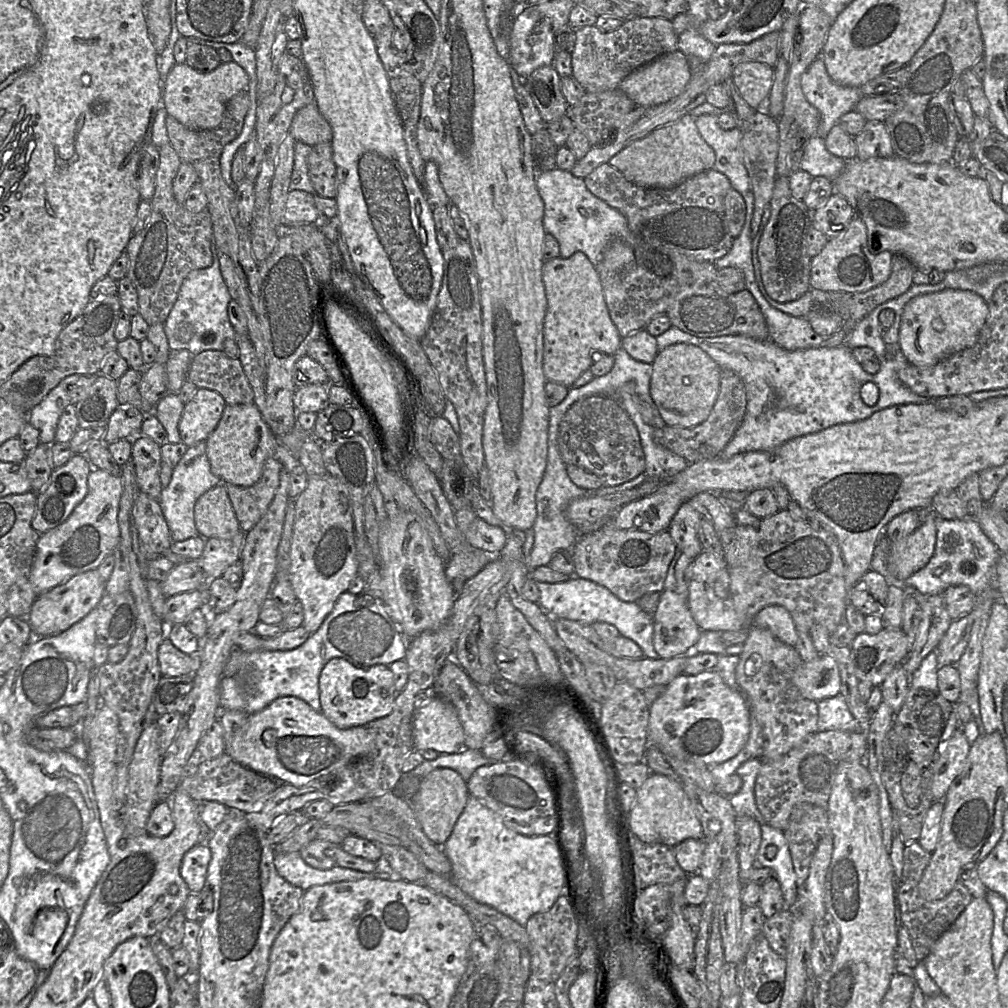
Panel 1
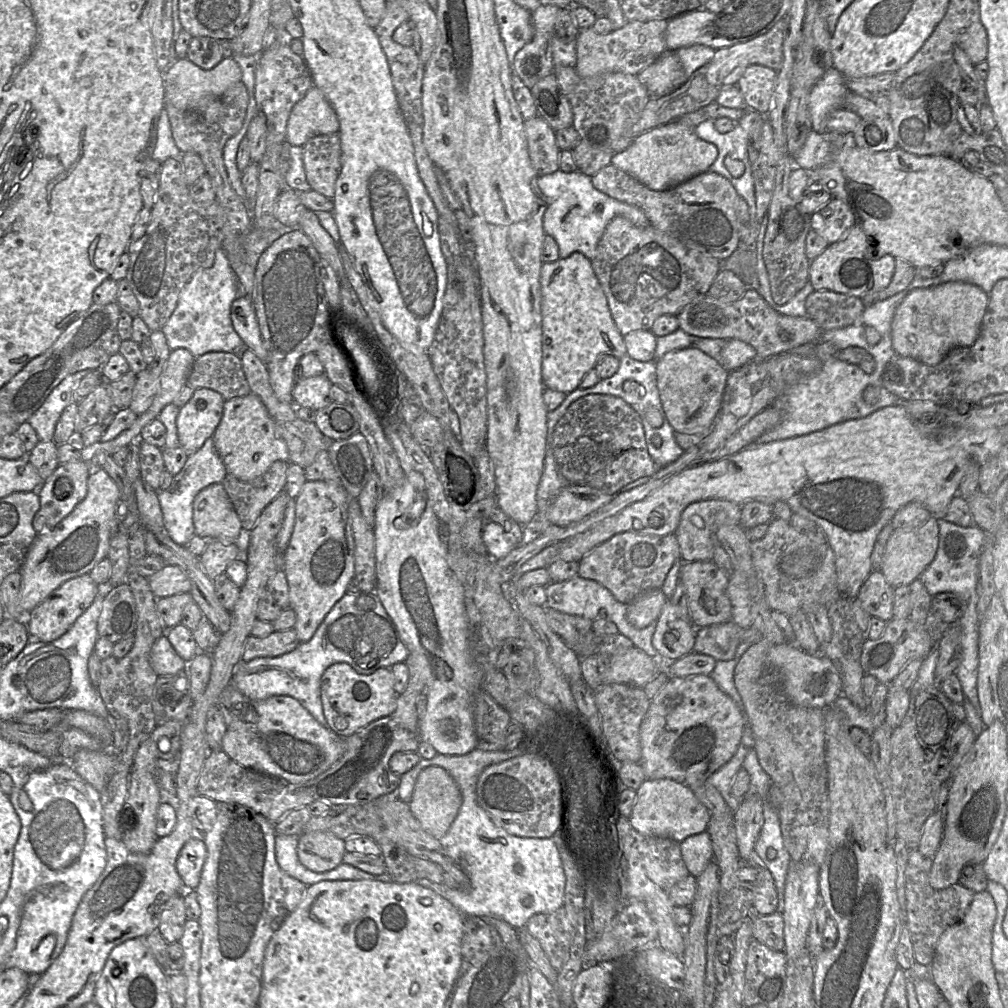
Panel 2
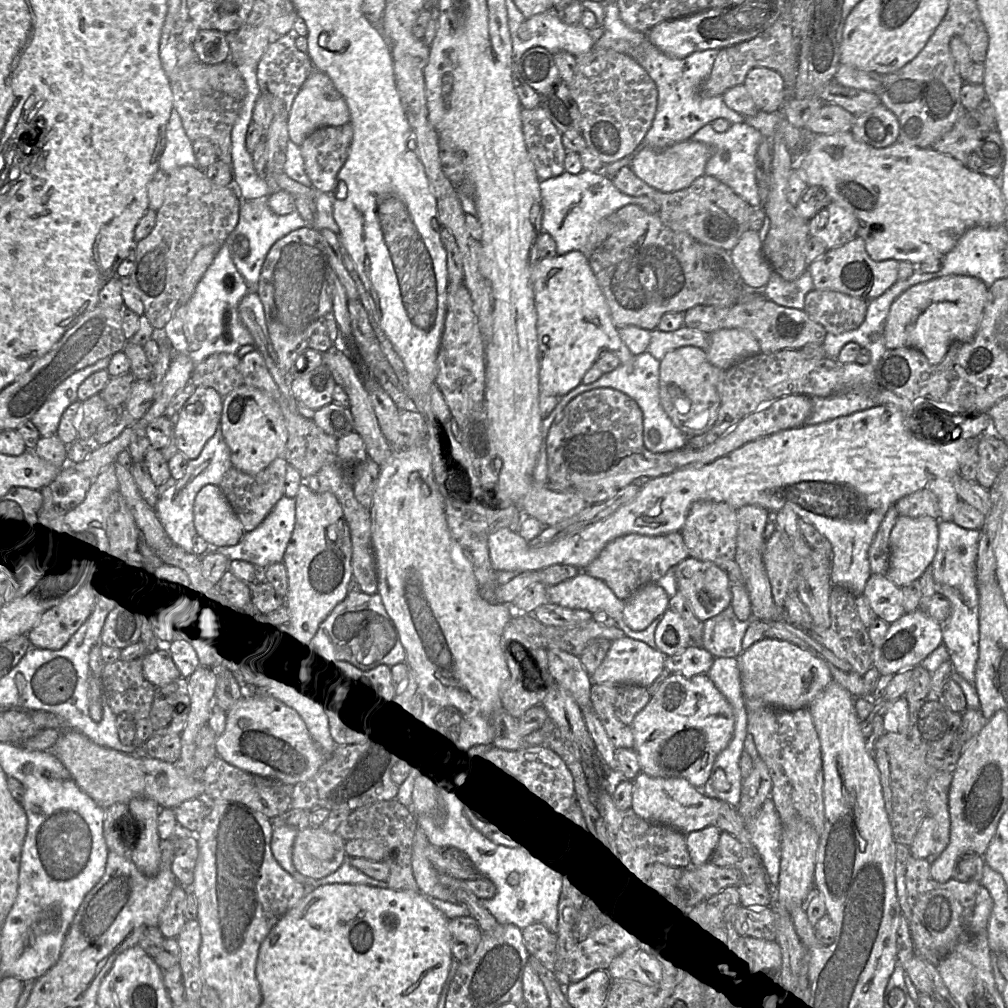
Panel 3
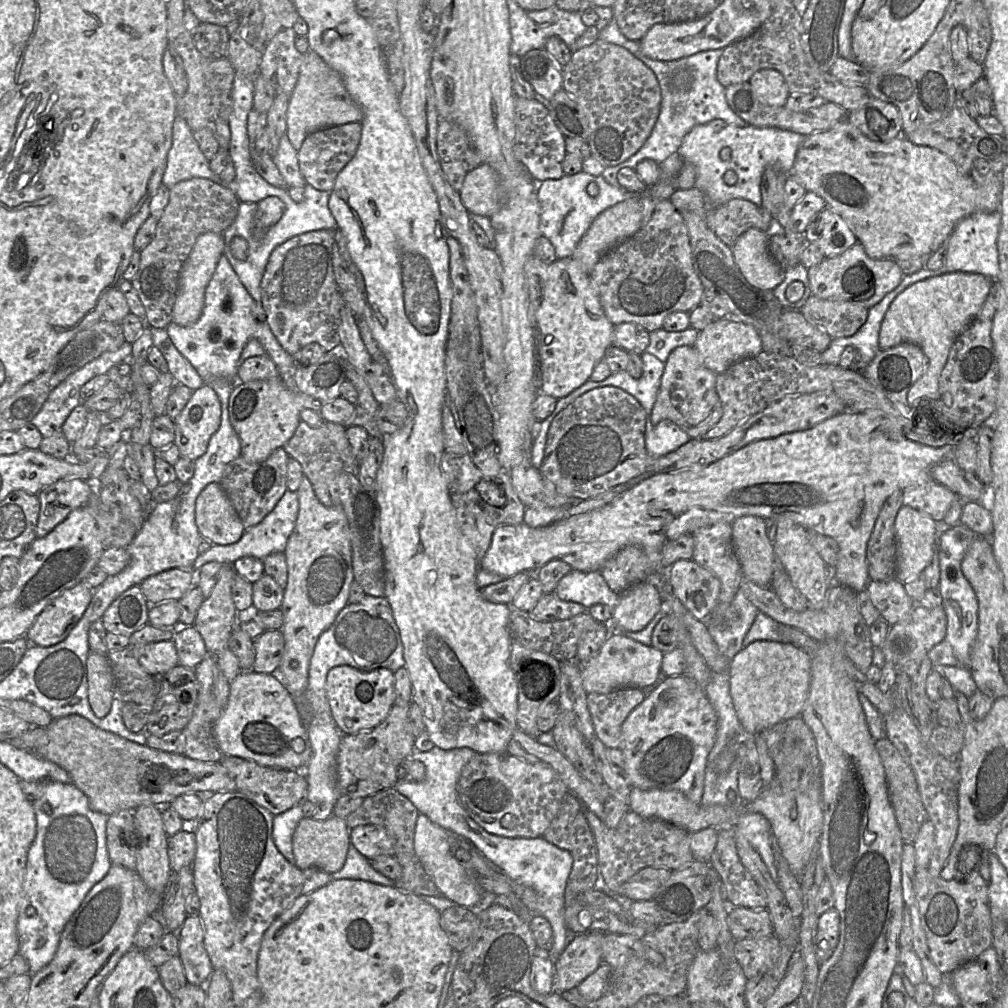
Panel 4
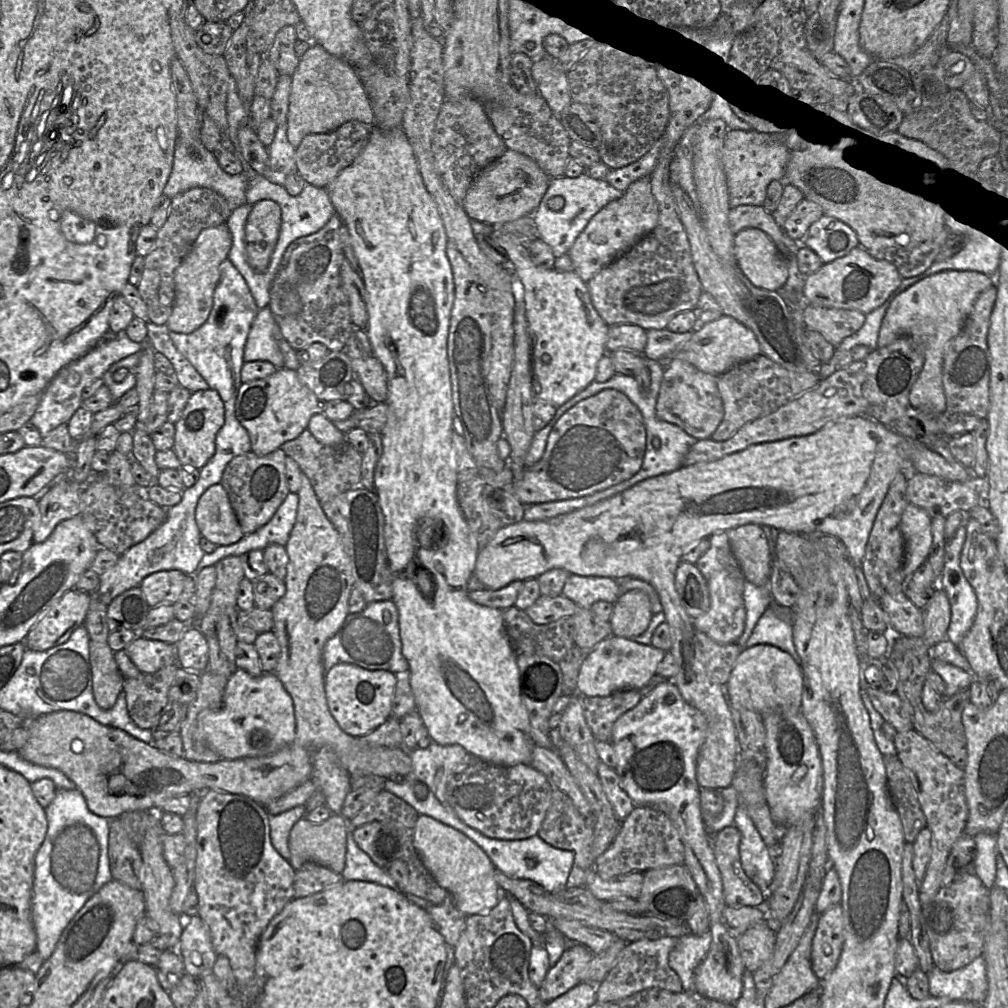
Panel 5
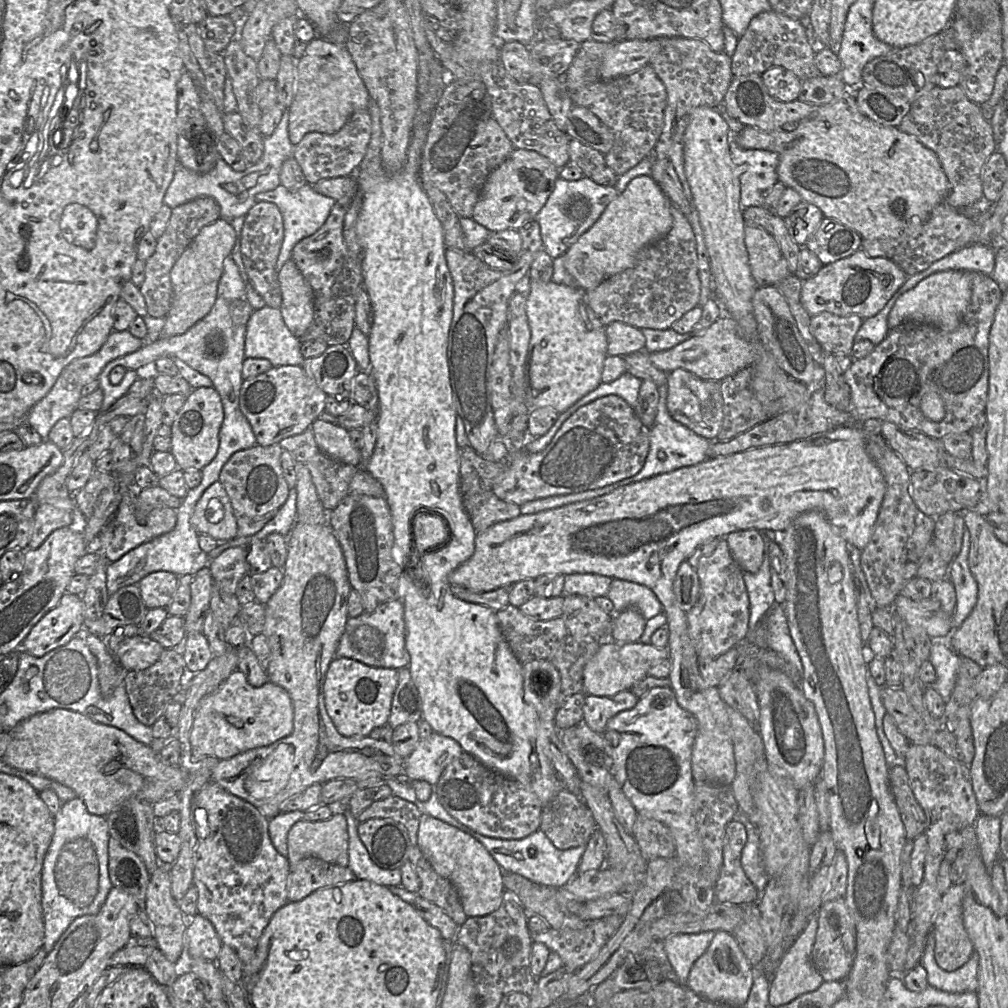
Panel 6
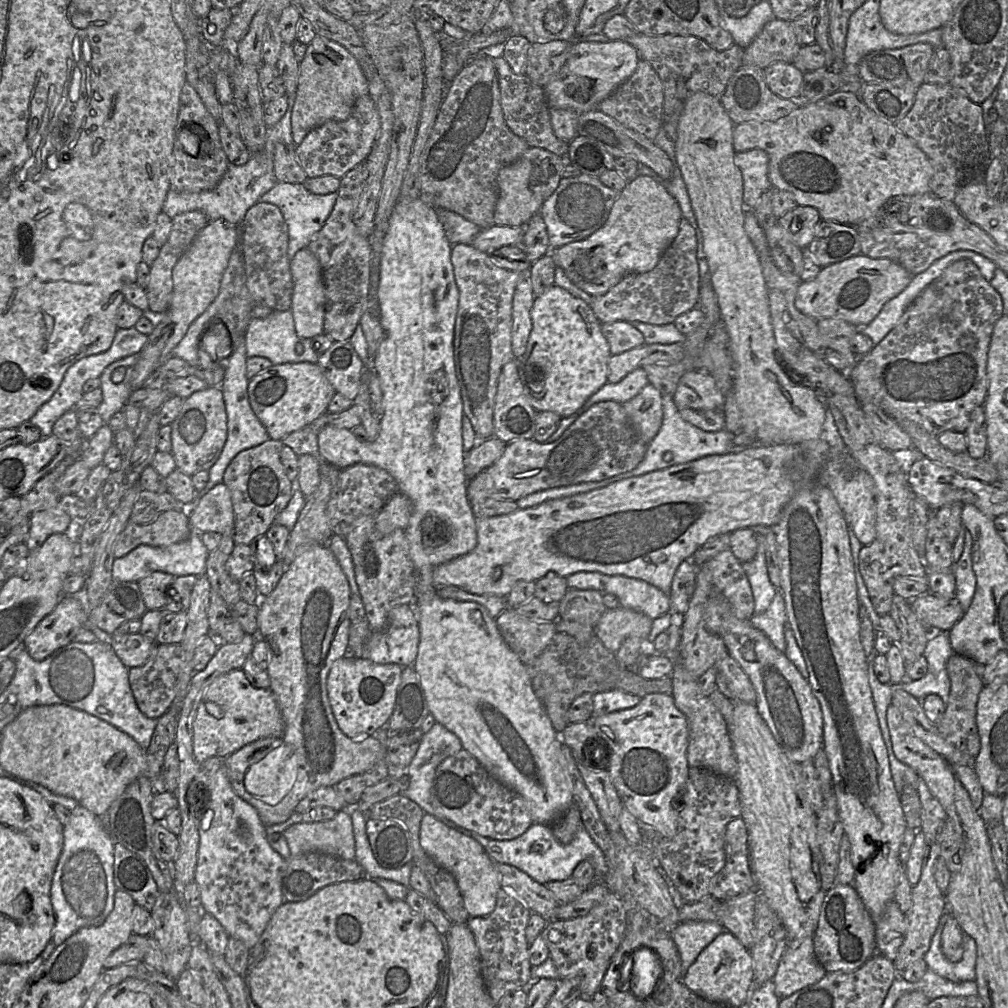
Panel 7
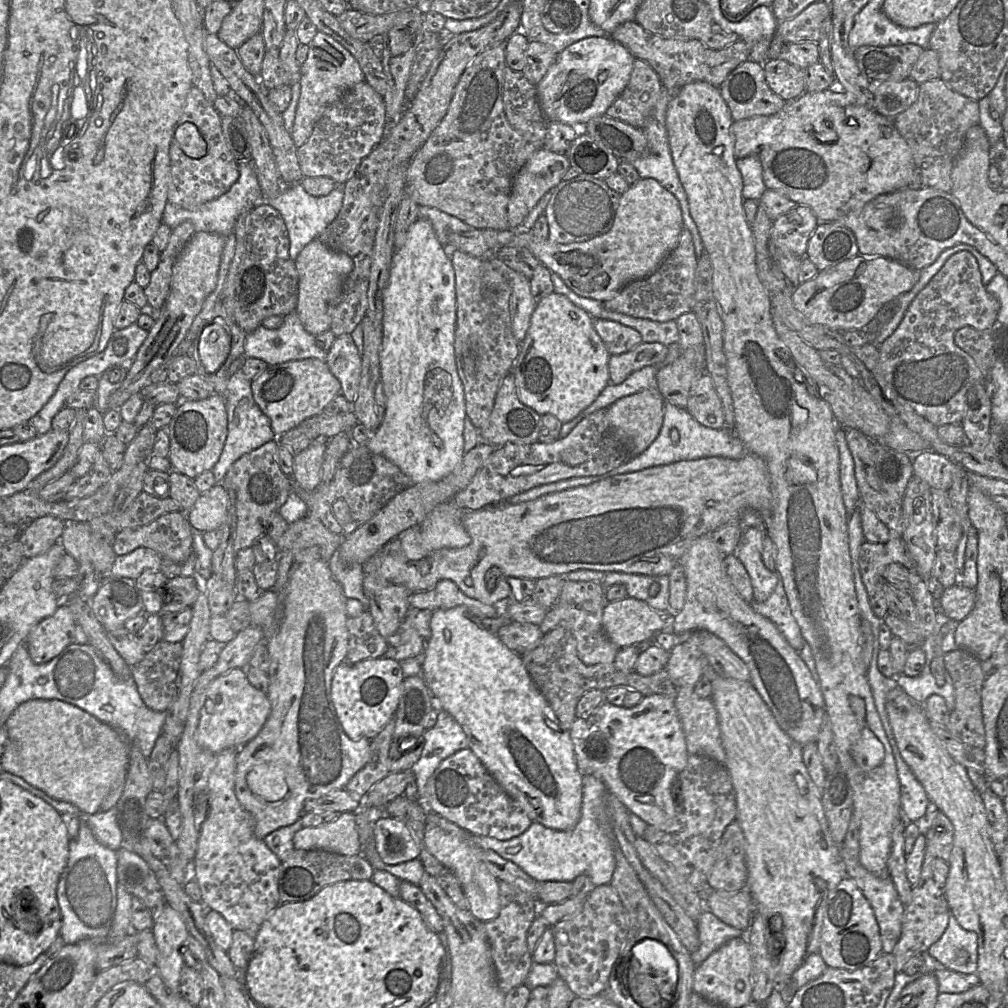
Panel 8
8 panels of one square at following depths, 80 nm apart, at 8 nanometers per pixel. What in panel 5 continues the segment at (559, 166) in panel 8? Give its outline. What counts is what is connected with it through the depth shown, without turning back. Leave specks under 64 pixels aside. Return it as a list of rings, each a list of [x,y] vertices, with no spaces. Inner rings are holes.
[[[506,150],[484,167],[470,184],[462,206],[470,219],[500,226],[533,215],[548,188],[550,177],[530,157]]]

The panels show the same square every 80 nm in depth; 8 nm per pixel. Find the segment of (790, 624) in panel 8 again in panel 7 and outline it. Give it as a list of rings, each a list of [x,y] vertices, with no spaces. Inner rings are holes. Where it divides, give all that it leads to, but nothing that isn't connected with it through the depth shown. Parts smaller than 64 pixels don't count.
[[[777,589],[767,610],[761,614],[753,613],[750,621],[755,628],[766,634],[777,649],[782,652],[785,651],[786,642],[784,632],[787,625],[787,614],[784,596],[780,589]]]

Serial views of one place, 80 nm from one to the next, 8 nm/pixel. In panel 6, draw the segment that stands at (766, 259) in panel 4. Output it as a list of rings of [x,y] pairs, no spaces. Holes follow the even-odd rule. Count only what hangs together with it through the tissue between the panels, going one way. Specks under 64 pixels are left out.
[[[746,225],[744,243],[758,287],[775,286],[791,273],[775,239],[758,225]]]

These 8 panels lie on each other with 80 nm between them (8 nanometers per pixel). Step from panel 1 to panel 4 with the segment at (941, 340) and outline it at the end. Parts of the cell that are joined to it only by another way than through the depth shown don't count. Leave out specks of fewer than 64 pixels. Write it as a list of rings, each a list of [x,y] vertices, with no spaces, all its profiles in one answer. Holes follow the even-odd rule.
[[[949,272],[912,284],[889,305],[880,327],[880,350],[909,342],[919,346],[927,356],[924,374],[907,394],[909,405],[916,407],[922,400],[938,399],[939,377],[950,348],[980,312],[993,281],[996,280],[978,273]]]

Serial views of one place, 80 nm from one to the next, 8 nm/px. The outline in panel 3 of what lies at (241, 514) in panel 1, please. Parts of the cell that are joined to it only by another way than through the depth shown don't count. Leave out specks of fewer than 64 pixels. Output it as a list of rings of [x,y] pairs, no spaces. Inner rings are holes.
[[[284,454],[284,456],[276,458],[267,468],[255,475],[240,471],[233,466],[224,474],[219,486],[245,532],[254,530],[284,495],[287,466],[288,462]]]

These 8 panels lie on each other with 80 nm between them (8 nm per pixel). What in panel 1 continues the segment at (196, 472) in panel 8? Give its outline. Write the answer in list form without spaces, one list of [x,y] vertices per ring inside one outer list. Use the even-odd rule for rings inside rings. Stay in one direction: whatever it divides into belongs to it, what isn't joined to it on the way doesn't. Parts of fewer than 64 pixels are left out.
[[[198,388],[193,398],[185,404],[178,424],[181,441],[187,447],[206,441],[217,427],[226,405],[225,400],[219,393],[205,388]]]

